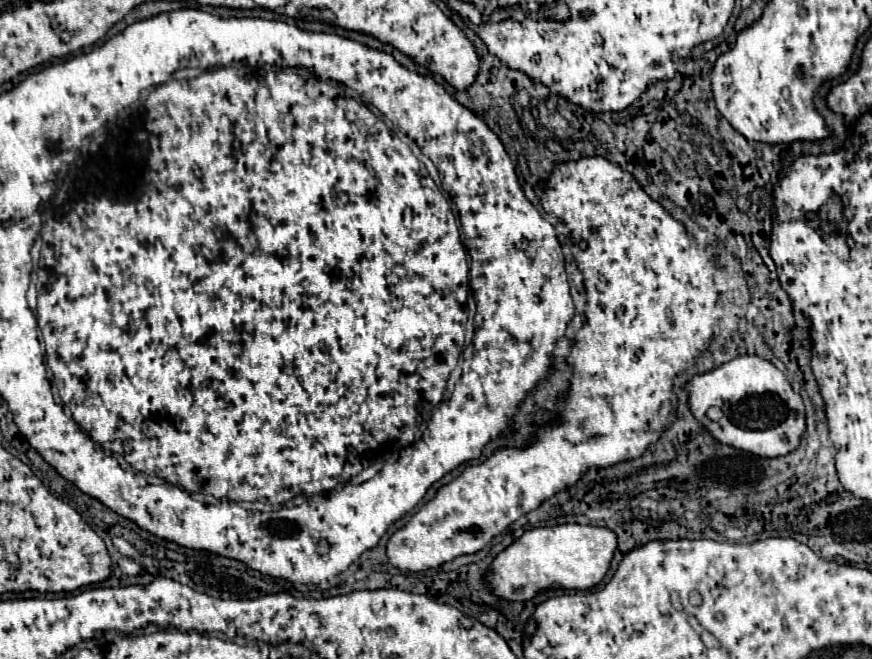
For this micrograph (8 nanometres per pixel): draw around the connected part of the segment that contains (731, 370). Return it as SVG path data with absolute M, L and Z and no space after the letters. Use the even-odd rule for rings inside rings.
M757 355L735 357L717 369L695 375L687 381L685 391L693 417L713 439L757 457L781 457L791 453L805 431L805 407L801 397L791 389L777 367ZM709 407L723 409L723 427L721 421L709 421L705 417Z

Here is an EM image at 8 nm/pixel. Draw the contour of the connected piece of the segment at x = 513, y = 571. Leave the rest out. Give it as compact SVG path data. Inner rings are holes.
M565 523L557 527L531 529L531 531L525 531L517 541L513 541L507 549L503 549L493 559L485 579L489 581L489 589L493 589L493 593L497 593L497 597L501 597L503 601L529 601L539 591L551 585L557 585L561 589L591 589L605 577L615 549L617 549L617 537L613 531L605 527Z

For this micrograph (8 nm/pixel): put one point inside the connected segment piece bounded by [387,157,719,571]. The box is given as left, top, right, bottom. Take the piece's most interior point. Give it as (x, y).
(651, 294)

